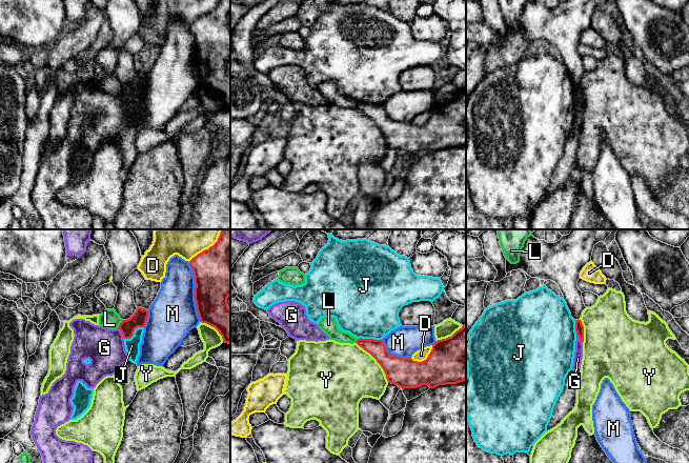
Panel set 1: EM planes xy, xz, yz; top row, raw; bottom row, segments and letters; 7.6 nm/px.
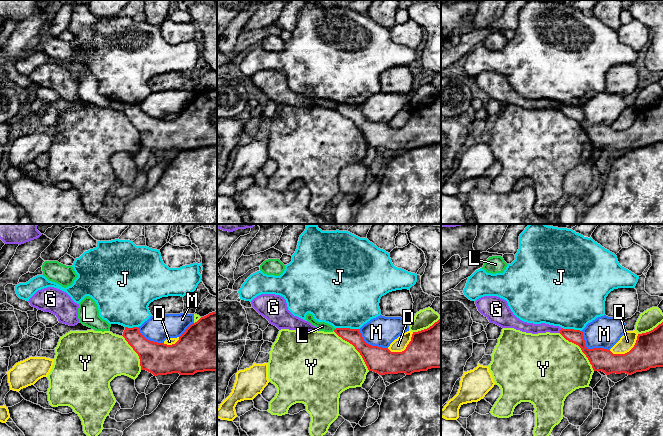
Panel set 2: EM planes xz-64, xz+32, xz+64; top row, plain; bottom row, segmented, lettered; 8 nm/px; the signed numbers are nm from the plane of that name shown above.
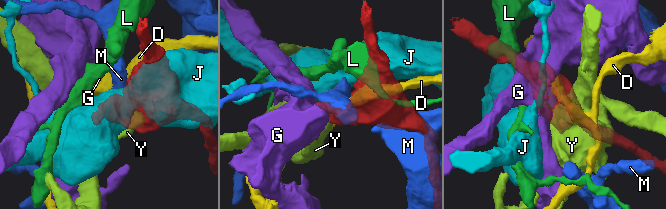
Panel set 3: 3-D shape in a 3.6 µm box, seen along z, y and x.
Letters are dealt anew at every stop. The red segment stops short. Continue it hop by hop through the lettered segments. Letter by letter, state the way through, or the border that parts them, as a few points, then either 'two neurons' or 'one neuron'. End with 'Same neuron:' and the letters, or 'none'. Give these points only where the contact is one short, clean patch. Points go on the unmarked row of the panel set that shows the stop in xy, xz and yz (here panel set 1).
D: two neurons
G: border along xy (118, 92), (123, 101); two neurons
J: two neurons
L: border along xy (123, 84), (117, 92); two neurons
M: two neurons
Y: two neurons
Same neuron: none

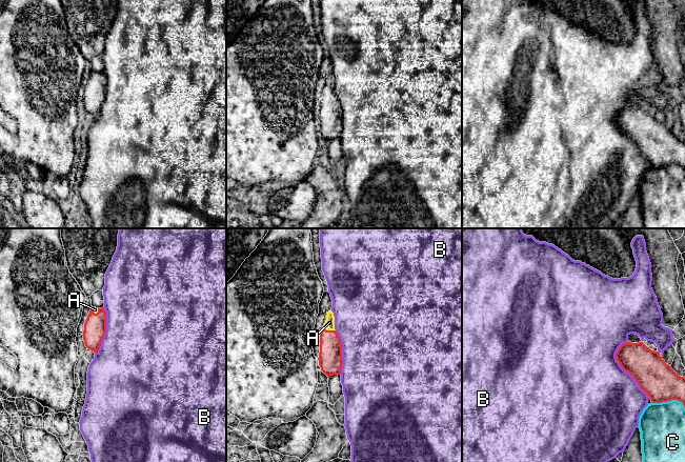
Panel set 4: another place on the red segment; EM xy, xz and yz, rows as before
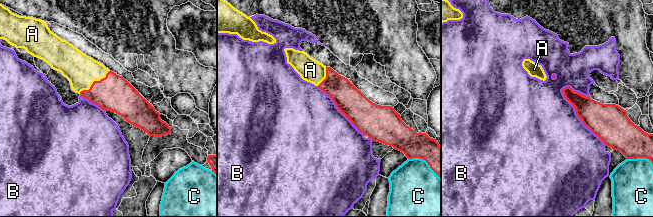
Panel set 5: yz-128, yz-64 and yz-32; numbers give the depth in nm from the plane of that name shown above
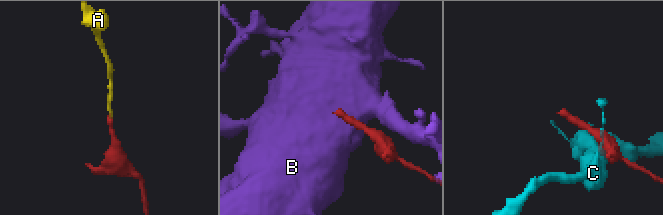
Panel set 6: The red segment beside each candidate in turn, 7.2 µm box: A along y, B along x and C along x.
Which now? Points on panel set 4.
A: runs through xz (330, 125), (328, 95), (329, 86); one neuron
B: two neurons
C: two neurons
Same neuron: A

